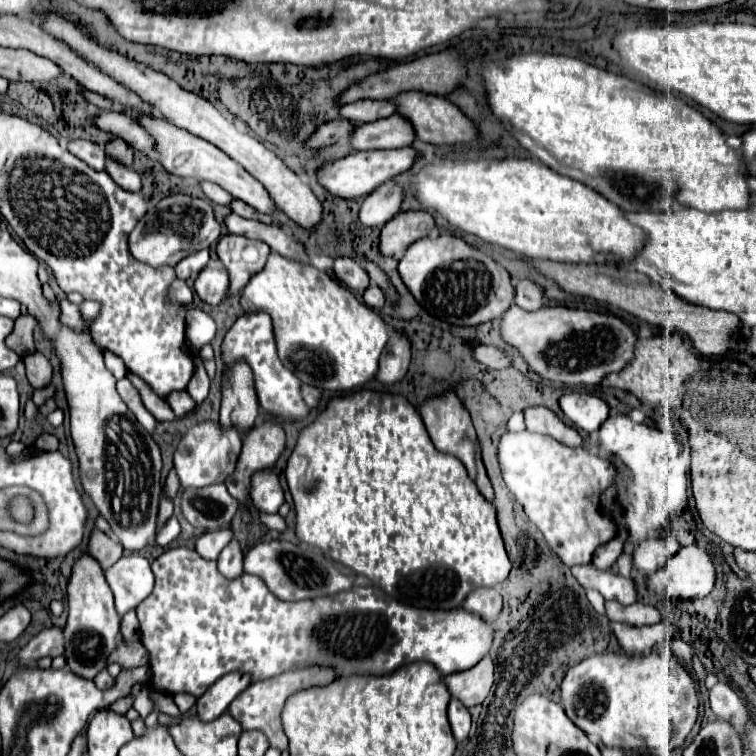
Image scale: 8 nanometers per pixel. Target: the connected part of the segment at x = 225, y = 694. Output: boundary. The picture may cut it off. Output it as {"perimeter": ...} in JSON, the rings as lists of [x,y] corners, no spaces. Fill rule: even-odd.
{"perimeter":[[[238,673],[224,675],[218,683],[214,683],[214,687],[206,691],[206,695],[202,695],[196,701],[194,715],[204,723],[218,719],[220,715],[226,713],[234,697],[242,693],[248,685],[250,685],[250,679],[246,679],[246,675],[238,675]]]}

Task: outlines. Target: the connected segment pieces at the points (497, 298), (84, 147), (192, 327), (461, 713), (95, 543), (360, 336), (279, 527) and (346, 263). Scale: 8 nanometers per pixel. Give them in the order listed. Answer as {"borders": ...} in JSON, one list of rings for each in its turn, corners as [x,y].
{"borders":[[[[450,233],[412,243],[398,263],[398,273],[428,315],[458,327],[474,327],[502,317],[514,299],[508,271]]],[[[72,139],[68,143],[68,149],[70,149],[70,153],[74,153],[78,159],[82,159],[92,169],[96,169],[96,171],[104,169],[104,161],[106,161],[104,147],[92,143],[92,141],[86,141],[86,139]]],[[[190,311],[186,321],[186,343],[192,353],[200,351],[202,345],[210,343],[216,335],[216,323],[214,319],[204,311]]],[[[452,699],[448,705],[448,719],[452,725],[452,733],[456,737],[458,743],[462,743],[468,733],[470,733],[470,713],[466,707],[462,707],[462,703],[458,703],[458,699]]],[[[94,531],[88,543],[88,555],[94,557],[100,567],[106,571],[110,565],[114,565],[116,559],[122,557],[122,545],[118,541],[114,541],[112,537],[104,535],[102,531]]],[[[270,255],[266,267],[248,281],[242,291],[240,305],[244,307],[244,311],[264,311],[272,317],[280,361],[304,385],[312,385],[322,391],[352,391],[368,383],[368,377],[376,375],[378,357],[390,339],[390,329],[384,319],[370,307],[360,303],[336,279],[312,265],[298,267],[296,263],[282,259],[282,255]]],[[[259,511],[259,517],[261,522],[270,530],[283,532],[287,527],[284,518],[279,514],[266,514]]],[[[336,257],[332,271],[336,275],[336,279],[346,285],[352,291],[364,291],[368,287],[368,275],[366,271],[360,267],[358,261],[350,259],[350,257]]]]}

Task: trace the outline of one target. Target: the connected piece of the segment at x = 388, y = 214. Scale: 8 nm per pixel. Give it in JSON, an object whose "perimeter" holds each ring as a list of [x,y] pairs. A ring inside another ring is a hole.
{"perimeter":[[[388,181],[380,185],[364,199],[360,207],[358,217],[362,227],[370,229],[384,227],[384,223],[390,221],[400,211],[400,203],[402,203],[402,189],[396,183]]]}

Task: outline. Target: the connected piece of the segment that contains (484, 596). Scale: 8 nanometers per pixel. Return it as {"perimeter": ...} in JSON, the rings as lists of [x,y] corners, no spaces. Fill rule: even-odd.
{"perimeter":[[[494,589],[494,591],[474,591],[474,595],[466,597],[466,601],[462,603],[462,609],[478,615],[488,625],[492,625],[502,611],[502,597],[500,597],[498,589]]]}

